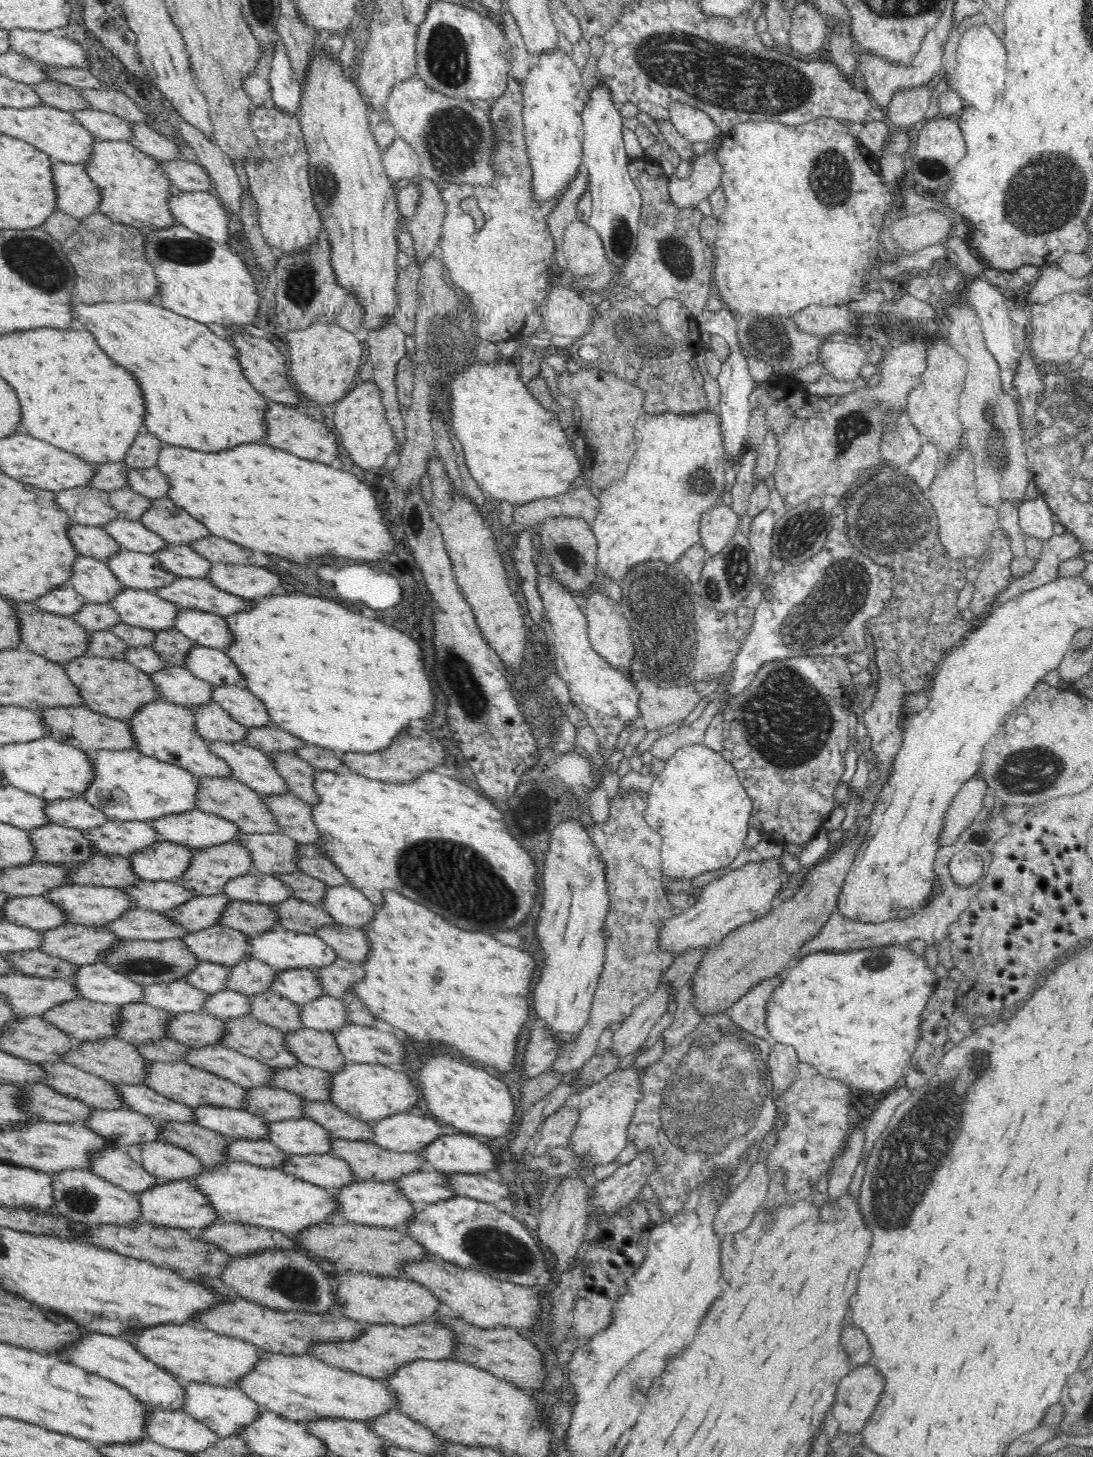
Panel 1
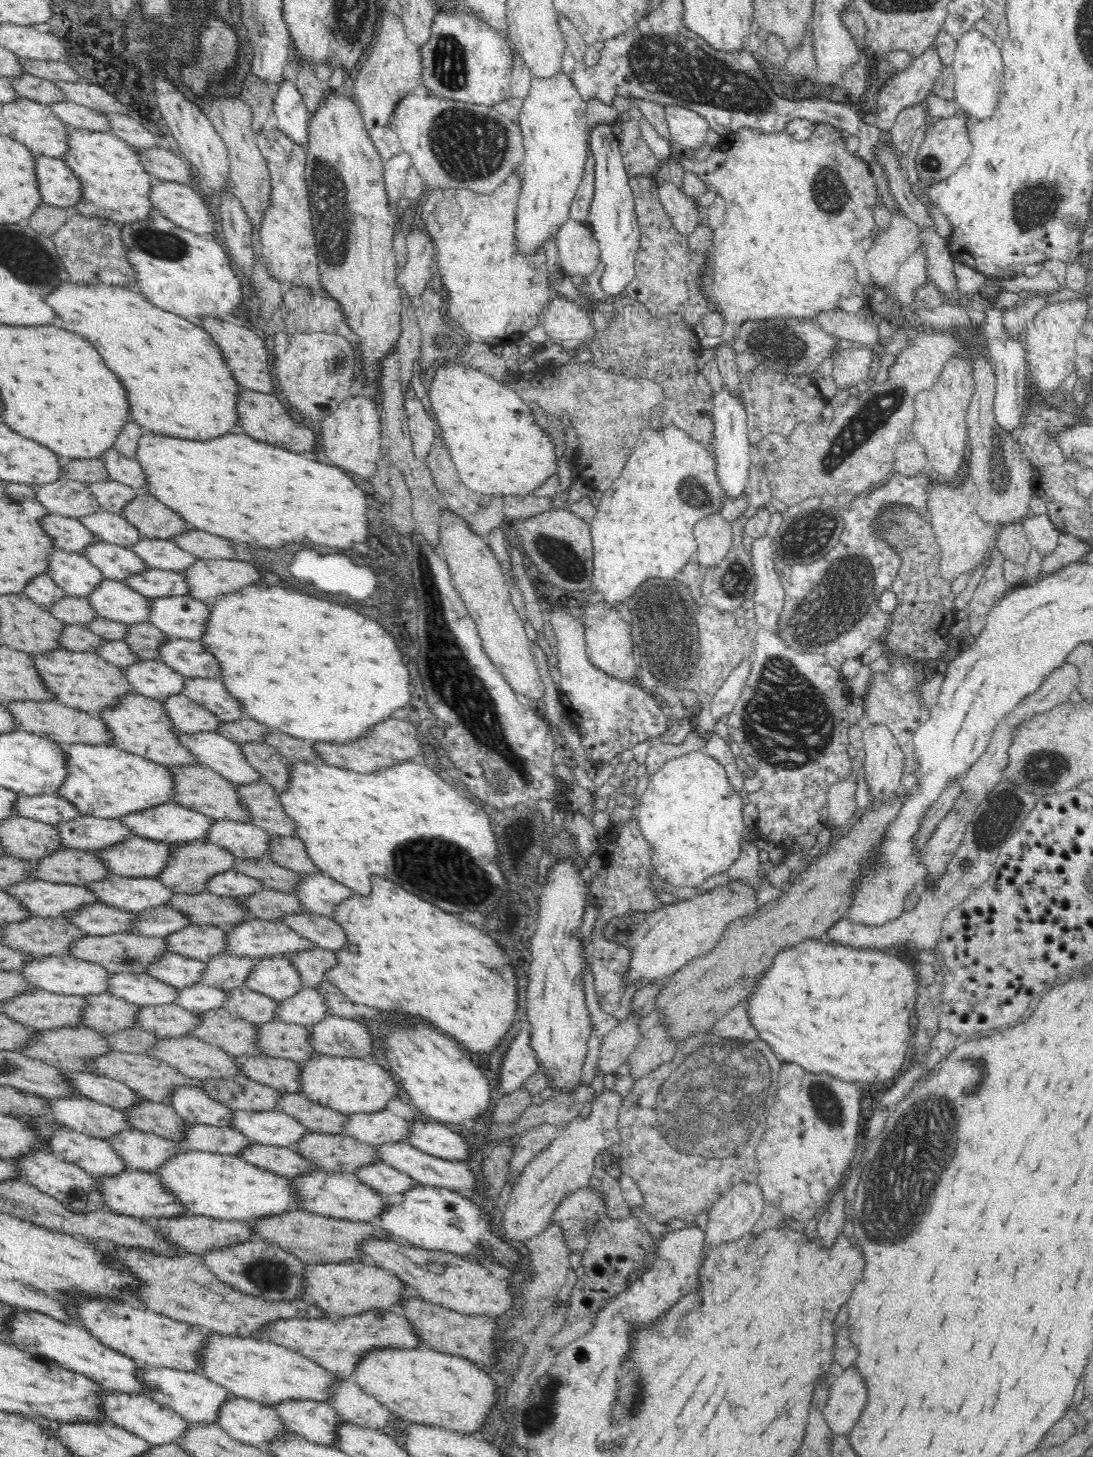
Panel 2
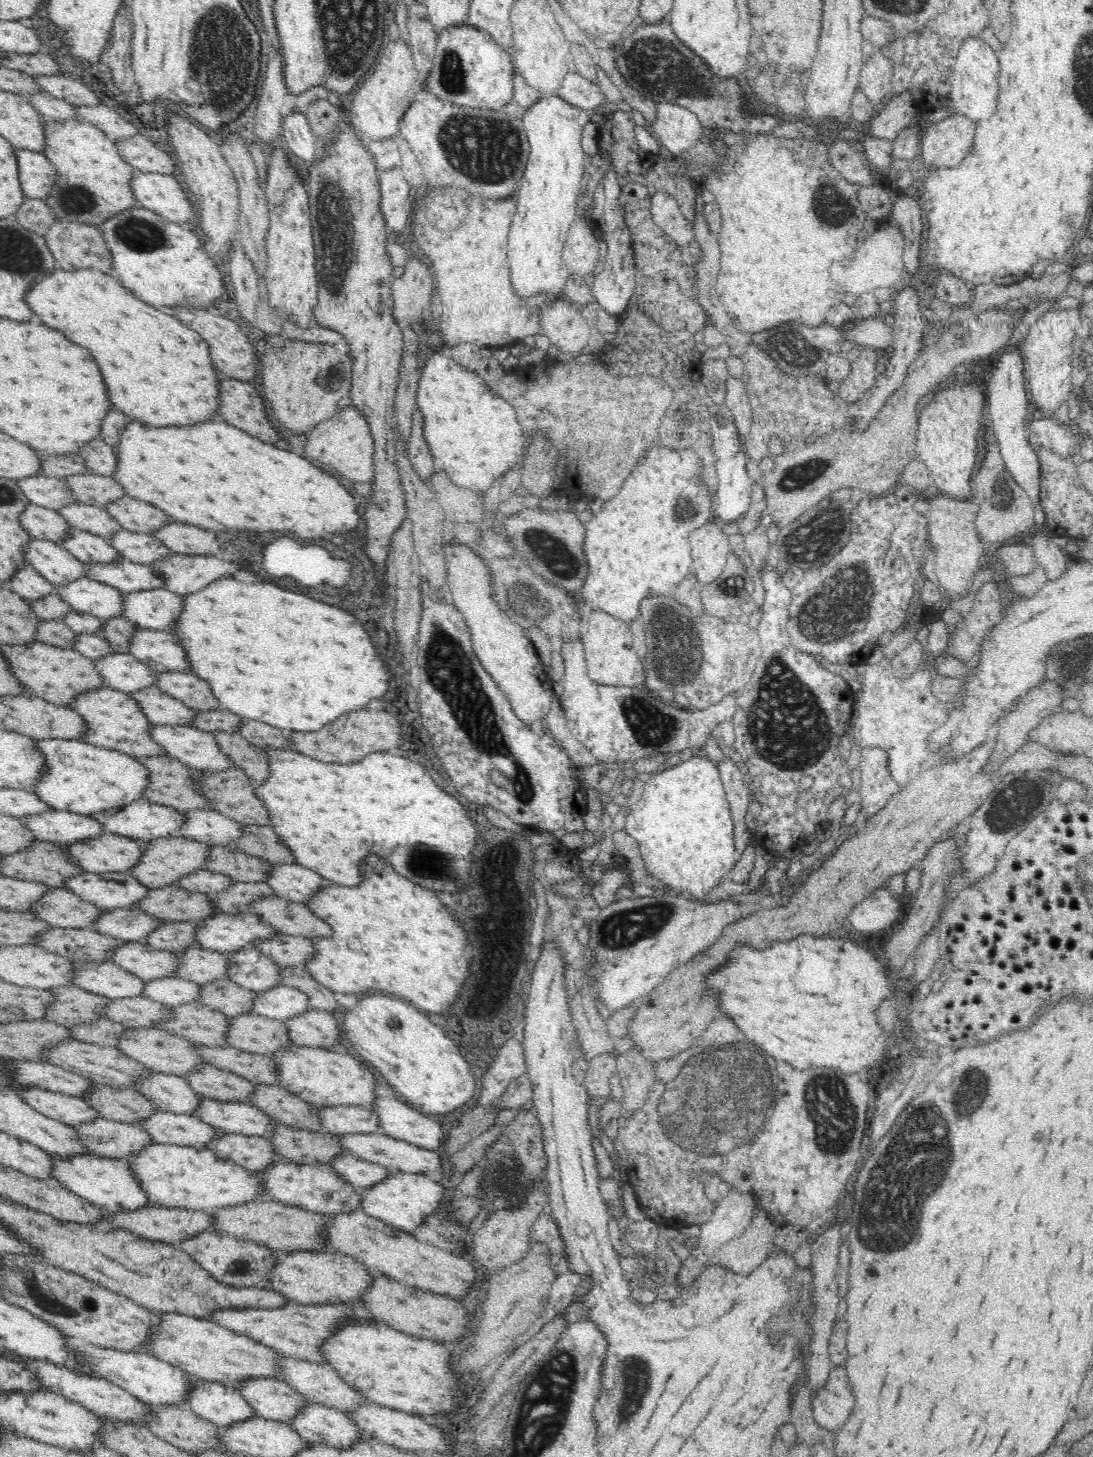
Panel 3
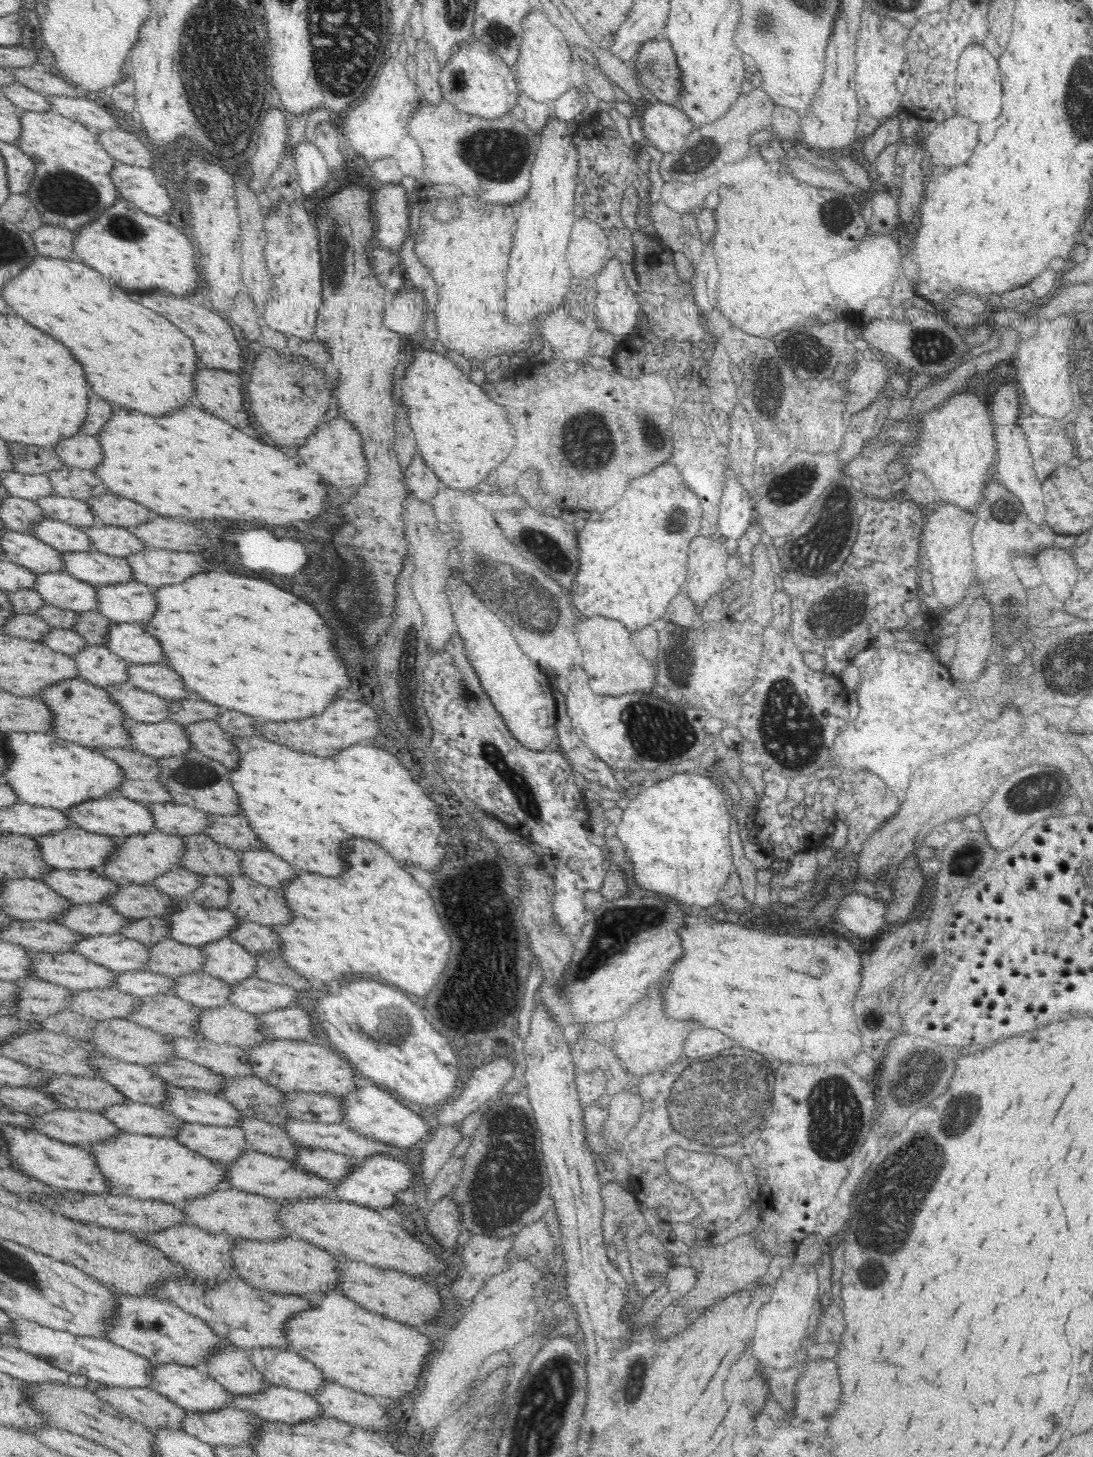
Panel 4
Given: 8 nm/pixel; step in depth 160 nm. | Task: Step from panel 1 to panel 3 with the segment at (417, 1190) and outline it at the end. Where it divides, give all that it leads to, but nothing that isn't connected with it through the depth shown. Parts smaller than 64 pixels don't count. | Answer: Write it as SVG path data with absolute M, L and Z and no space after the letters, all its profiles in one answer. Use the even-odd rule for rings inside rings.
M342 1154L330 1162L330 1167L339 1174L340 1177L351 1183L356 1192L362 1194L364 1188L376 1184L378 1180L386 1178L388 1168L378 1165L353 1155Z

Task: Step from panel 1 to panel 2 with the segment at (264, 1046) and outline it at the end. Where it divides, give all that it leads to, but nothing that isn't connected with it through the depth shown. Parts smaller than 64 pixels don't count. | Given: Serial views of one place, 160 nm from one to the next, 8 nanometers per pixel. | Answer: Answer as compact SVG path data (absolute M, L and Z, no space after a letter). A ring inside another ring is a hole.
M223 1007L216 1011L205 1011L198 1016L201 1018L200 1024L188 1032L189 1036L216 1045L232 1056L261 1054L256 1047L258 1033L254 1023L241 1020Z

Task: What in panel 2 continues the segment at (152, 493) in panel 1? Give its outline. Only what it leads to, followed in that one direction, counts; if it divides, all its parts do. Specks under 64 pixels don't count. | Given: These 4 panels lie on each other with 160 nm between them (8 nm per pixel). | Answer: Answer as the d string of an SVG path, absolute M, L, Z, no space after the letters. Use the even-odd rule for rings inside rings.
M114 448L105 451L99 459L104 462L108 478L126 484L139 492L142 486L146 486L142 467L135 459L118 453Z

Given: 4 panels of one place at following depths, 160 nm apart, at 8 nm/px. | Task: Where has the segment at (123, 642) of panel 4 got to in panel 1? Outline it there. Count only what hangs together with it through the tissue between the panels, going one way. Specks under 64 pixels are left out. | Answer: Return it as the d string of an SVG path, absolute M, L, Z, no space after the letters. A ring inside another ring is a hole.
M195 645L186 652L182 665L193 676L215 686L239 686L242 677L232 659L218 648Z

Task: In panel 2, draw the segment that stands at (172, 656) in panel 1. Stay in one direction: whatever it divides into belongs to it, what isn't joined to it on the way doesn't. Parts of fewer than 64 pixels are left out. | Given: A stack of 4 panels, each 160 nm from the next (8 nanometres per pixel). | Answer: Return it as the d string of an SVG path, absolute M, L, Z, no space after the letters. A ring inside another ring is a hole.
M146 621L128 624L126 634L122 636L122 641L130 647L130 651L138 658L158 661L158 658L160 658L158 648L160 648L162 640L168 638L160 629Z

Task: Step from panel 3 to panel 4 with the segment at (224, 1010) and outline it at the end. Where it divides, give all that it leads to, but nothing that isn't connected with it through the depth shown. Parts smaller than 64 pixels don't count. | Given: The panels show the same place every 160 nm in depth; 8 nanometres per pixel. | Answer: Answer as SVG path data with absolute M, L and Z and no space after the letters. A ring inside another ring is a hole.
M202 970L172 979L171 992L201 1010L231 1005L231 984Z

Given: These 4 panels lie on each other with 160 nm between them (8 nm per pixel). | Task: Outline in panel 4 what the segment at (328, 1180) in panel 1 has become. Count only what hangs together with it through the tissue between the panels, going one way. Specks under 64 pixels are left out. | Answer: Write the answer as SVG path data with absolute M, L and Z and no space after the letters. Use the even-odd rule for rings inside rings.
M182 1121L176 1140L193 1152L224 1166L249 1148L240 1127L210 1126Z

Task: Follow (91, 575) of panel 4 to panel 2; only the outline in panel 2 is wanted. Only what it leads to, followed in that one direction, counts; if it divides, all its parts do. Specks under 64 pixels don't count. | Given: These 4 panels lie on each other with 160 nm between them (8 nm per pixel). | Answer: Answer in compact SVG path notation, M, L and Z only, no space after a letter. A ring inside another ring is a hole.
M147 568L130 574L122 582L142 596L156 598L158 596L180 596L188 595L186 579L182 572L166 571L154 568Z

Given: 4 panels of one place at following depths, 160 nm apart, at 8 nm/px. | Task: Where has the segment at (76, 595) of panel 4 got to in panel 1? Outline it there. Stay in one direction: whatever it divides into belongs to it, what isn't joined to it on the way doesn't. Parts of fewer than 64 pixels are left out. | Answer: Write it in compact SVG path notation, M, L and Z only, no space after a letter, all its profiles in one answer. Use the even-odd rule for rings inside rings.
M123 587L108 605L118 613L122 623L148 630L166 630L174 626L177 606L154 592Z

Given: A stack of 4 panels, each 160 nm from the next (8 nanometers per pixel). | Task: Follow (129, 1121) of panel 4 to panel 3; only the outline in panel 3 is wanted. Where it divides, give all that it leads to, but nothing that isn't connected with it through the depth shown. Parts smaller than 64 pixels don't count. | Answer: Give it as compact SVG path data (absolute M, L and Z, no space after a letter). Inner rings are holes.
M161 1109L152 1112L150 1116L142 1118L137 1125L152 1137L153 1142L160 1144L176 1144L178 1146L192 1146L205 1148L205 1145L214 1138L220 1136L222 1130L215 1129L210 1125L203 1123L198 1117L188 1114L176 1114Z

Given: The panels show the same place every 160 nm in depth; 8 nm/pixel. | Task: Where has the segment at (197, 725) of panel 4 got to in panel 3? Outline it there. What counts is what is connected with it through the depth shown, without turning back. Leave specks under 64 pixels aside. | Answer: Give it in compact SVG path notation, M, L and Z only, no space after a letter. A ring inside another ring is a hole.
M228 730L210 732L220 751L232 761L233 766L244 771L252 782L264 782L268 778L268 755L266 751L249 743L240 733Z

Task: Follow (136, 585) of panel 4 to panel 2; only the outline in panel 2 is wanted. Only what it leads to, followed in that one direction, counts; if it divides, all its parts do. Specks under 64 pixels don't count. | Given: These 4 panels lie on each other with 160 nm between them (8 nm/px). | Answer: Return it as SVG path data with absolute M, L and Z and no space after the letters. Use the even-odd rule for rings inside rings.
M186 594L148 600L148 622L169 638L199 641L210 607Z

